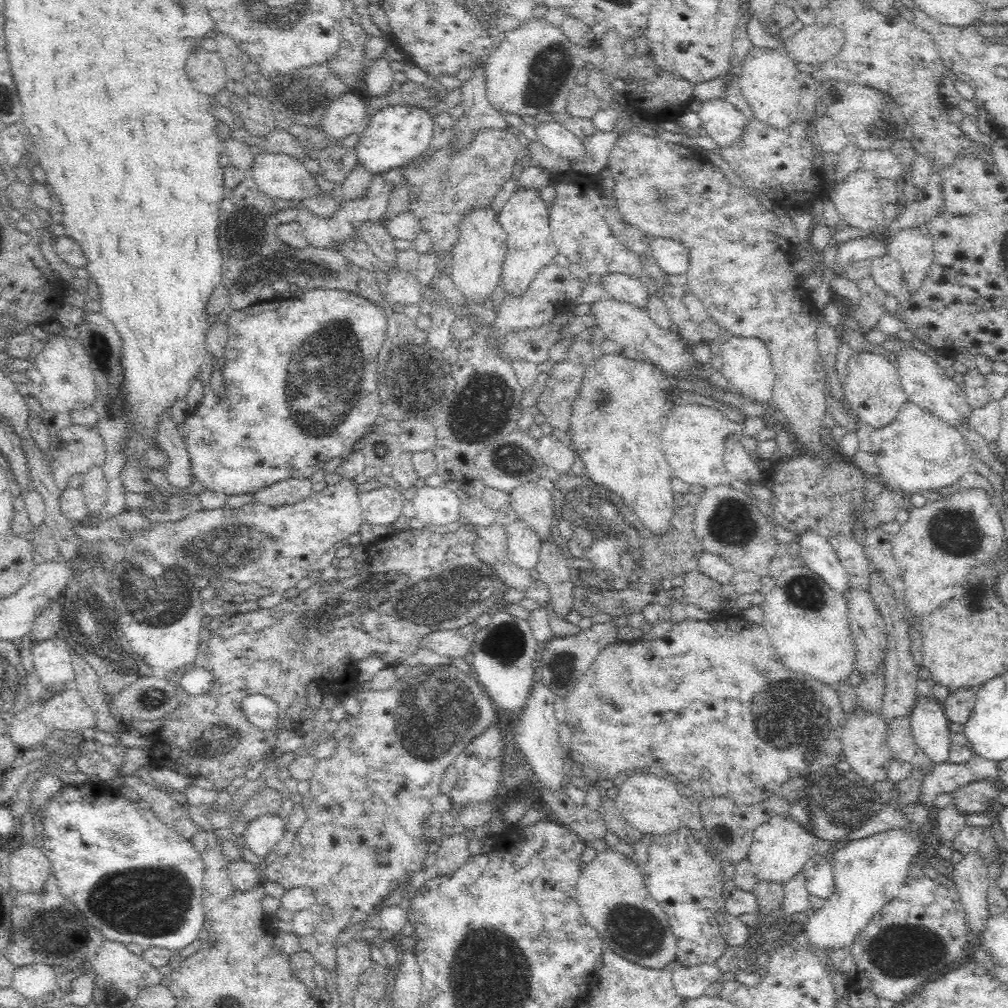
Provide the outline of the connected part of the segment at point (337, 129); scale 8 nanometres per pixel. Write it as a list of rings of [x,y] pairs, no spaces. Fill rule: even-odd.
[[[353,90],[337,96],[328,104],[326,114],[322,117],[322,130],[334,139],[343,139],[355,131],[367,126],[363,93]]]

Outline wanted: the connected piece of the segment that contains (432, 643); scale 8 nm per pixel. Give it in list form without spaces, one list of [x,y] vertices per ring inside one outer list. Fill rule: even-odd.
[[[450,628],[430,633],[421,638],[419,647],[426,646],[438,654],[453,657],[461,656],[468,658],[473,645],[472,637],[461,633],[458,628]]]

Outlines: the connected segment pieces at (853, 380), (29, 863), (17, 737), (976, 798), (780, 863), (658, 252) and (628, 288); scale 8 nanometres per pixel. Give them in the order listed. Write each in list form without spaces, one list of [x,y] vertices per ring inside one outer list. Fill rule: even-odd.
[[[865,349],[848,359],[846,369],[842,389],[859,421],[874,427],[875,430],[890,425],[898,417],[902,406],[909,402],[898,378],[896,365],[888,361],[886,356]]]
[[[37,843],[21,844],[9,856],[10,889],[14,894],[40,893],[51,876],[51,862]]]
[[[42,701],[35,702],[15,714],[10,728],[7,729],[6,734],[10,737],[10,741],[20,750],[38,747],[52,732],[51,728],[38,719],[40,704]]]
[[[990,780],[971,782],[953,792],[952,803],[965,815],[985,812],[998,803],[999,791]]]
[[[770,813],[768,820],[756,827],[754,840],[747,859],[759,882],[774,882],[786,886],[796,874],[803,871],[803,866],[815,854],[826,855],[844,848],[850,841],[847,836],[838,840],[822,840],[802,828],[790,815]]]
[[[651,238],[648,250],[652,259],[665,274],[687,274],[688,249],[674,239]]]
[[[610,272],[601,275],[601,284],[602,288],[618,302],[627,302],[644,308],[650,298],[648,289],[633,276]]]

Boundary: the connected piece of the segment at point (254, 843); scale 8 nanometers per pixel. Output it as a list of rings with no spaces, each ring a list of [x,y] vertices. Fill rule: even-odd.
[[[262,815],[260,818],[252,817],[245,831],[240,835],[241,845],[254,852],[257,857],[264,857],[268,852],[276,849],[287,828],[286,818],[279,815]]]

